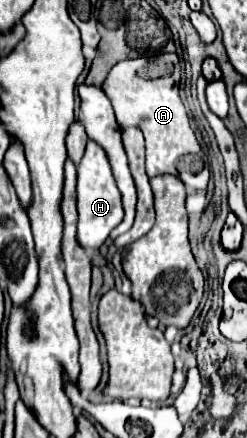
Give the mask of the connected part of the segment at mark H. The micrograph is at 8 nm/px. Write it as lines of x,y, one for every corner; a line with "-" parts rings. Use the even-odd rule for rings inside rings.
88,140
84,158
78,166
78,238
80,244
88,250
96,250
104,244
108,234
122,222
122,194
118,192
116,178
108,164
104,150

